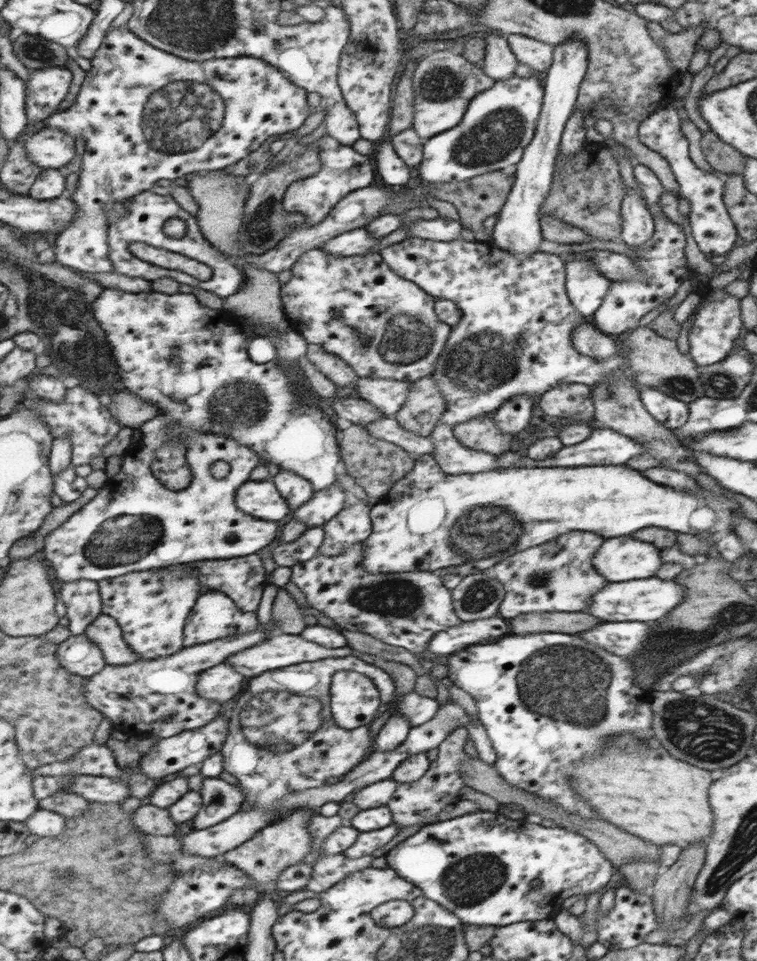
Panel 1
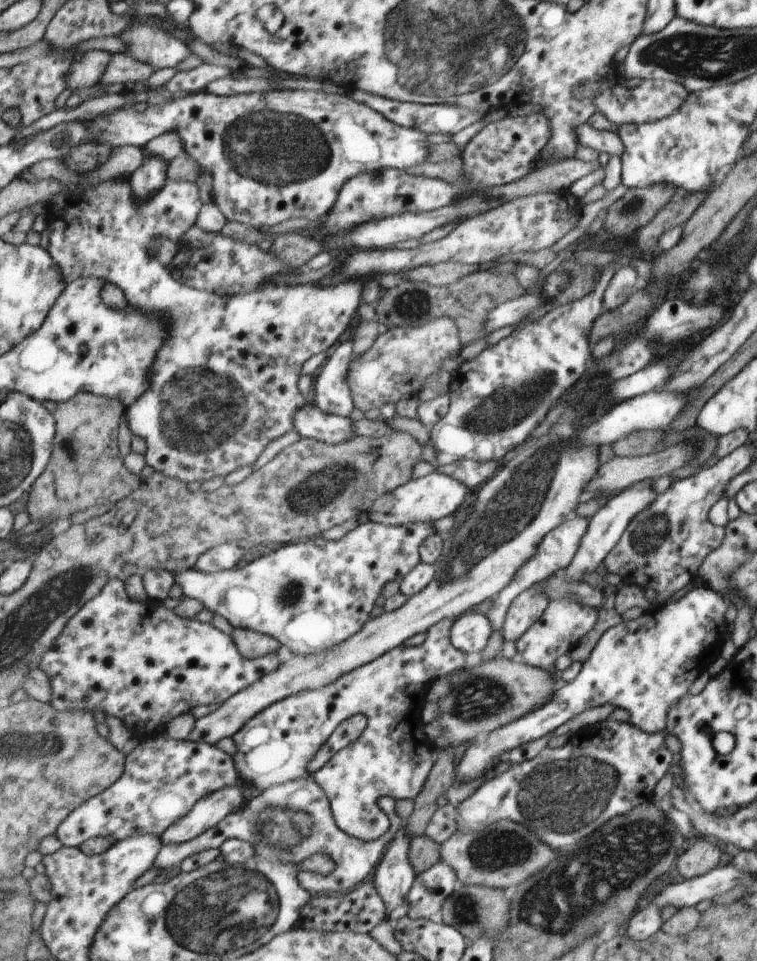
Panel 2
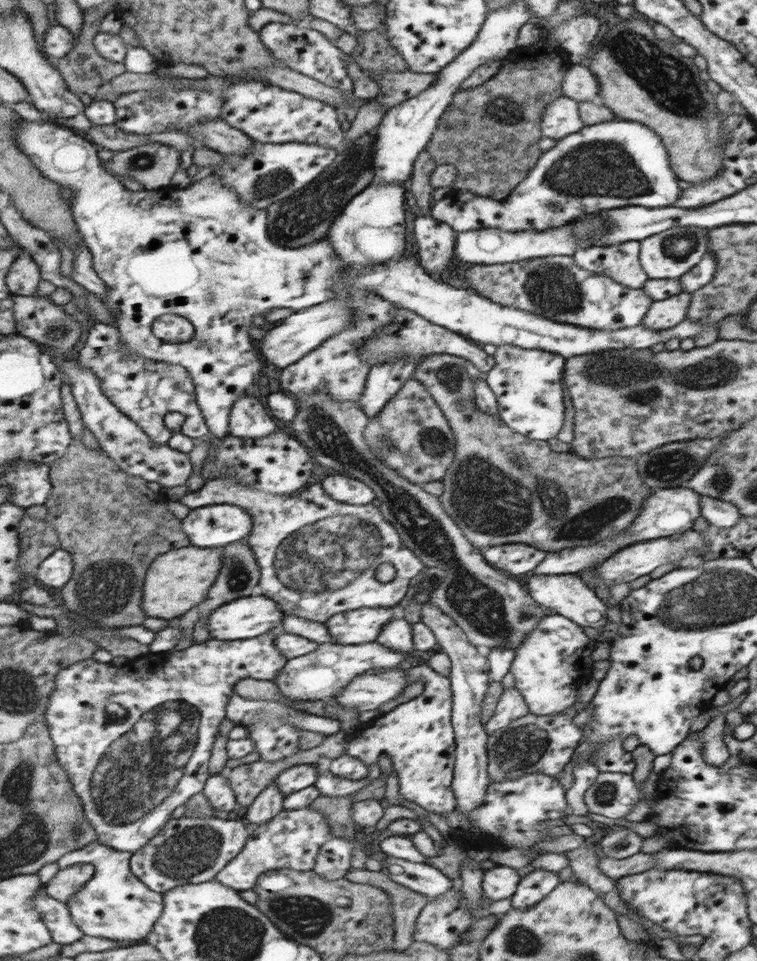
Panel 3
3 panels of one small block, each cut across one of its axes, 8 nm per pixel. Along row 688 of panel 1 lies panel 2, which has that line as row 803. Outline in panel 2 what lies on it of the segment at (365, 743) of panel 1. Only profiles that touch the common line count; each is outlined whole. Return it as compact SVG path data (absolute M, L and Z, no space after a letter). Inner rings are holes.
M355 715L344 720L340 728L325 742L325 750L321 750L319 758L313 760L311 774L308 777L275 785L257 794L249 795L247 802L240 809L232 812L215 828L209 829L192 841L180 845L164 844L154 866L159 869L169 868L169 866L181 868L182 862L195 853L207 849L220 849L221 845L229 839L241 839L251 843L253 850L255 850L255 856L259 856L261 860L273 859L303 865L314 854L326 854L333 859L336 867L329 876L317 874L307 869L301 869L298 872L301 886L305 887L305 890L308 890L313 896L345 893L353 890L369 876L371 868L379 862L384 848L389 844L398 828L403 826L403 820L397 817L393 811L395 800L381 797L378 801L379 806L382 807L388 818L388 830L385 834L375 840L364 841L343 832L337 826L330 797L319 786L314 774L329 763L331 758L340 750L353 744L365 725L366 718L363 715ZM310 816L313 816L315 826L313 826L313 834L309 835L309 830L312 827Z

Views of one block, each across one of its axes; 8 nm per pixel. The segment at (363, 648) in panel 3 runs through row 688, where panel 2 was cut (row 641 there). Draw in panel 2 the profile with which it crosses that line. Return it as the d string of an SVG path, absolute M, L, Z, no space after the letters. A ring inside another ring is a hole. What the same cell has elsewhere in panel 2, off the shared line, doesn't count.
M367 521L340 539L321 537L273 547L272 552L258 559L248 559L243 568L213 574L189 569L176 574L176 584L186 597L200 600L209 611L222 616L237 629L251 629L275 637L291 654L321 652L340 645L361 630L383 584L401 580L420 561L419 543L431 533L434 532L430 523L388 527Z

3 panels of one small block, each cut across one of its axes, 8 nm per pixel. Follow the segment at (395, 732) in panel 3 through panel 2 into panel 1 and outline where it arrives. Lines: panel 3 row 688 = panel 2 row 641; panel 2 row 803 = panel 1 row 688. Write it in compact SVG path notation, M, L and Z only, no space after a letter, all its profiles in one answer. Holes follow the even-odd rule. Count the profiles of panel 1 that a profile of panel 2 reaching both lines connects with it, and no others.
M339 670L333 676L331 685L331 708L336 723L341 728L349 730L368 726L379 714L379 708L384 706L380 700L381 692L375 682L353 670Z

